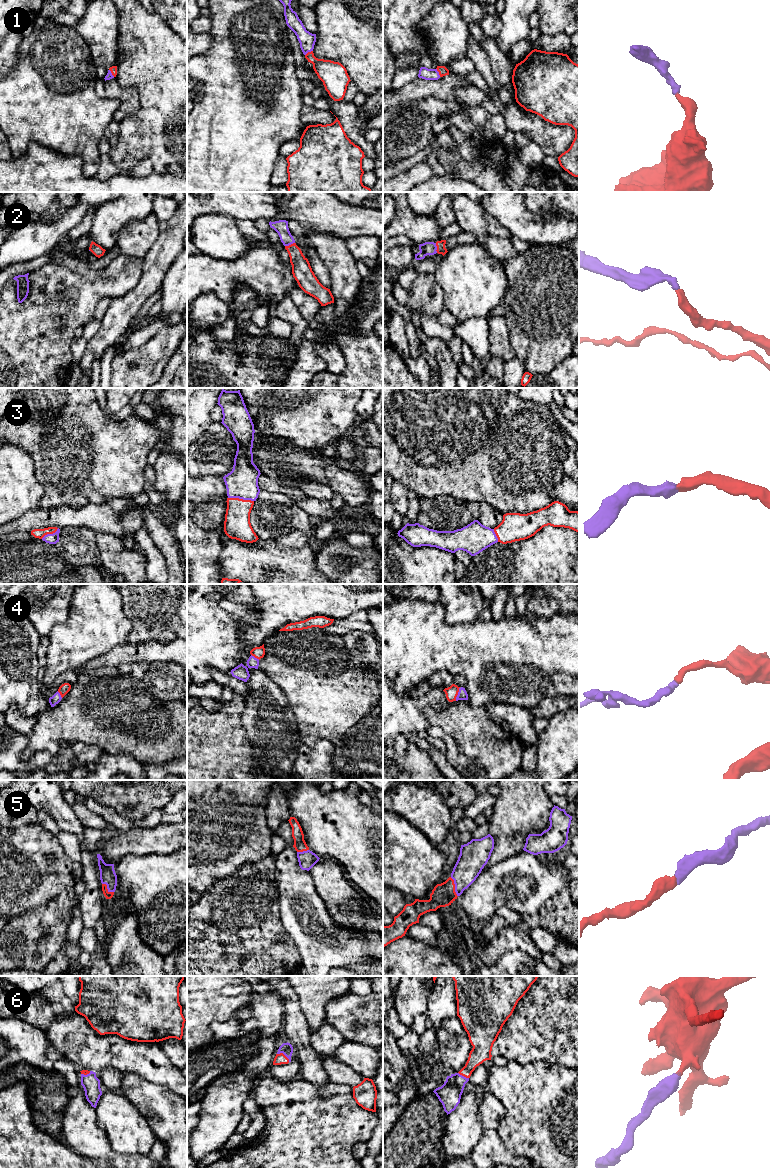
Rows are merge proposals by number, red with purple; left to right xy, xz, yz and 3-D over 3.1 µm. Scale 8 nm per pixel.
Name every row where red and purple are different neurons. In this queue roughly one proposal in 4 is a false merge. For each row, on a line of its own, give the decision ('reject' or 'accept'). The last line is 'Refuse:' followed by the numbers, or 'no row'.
1: accept
2: accept
3: accept
4: accept
5: accept
6: accept
Refuse: no row

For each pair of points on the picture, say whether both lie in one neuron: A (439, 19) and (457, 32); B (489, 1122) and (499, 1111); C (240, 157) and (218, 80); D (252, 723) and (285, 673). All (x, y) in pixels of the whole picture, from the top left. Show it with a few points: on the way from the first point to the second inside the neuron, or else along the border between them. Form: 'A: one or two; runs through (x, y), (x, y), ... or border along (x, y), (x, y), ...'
A: one; runs through (444, 22), (448, 22), (452, 27)
B: one; runs through (491, 1119), (496, 1114)
C: one; runs through (237, 138), (237, 102), (234, 99)
D: two; border along (259, 669), (279, 687), (289, 705)

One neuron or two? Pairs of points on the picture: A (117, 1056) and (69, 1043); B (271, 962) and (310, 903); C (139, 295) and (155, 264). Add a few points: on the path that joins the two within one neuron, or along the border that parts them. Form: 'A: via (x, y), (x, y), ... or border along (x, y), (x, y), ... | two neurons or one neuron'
A: via (105, 1051), (90, 1051), (81, 1044) | one neuron
B: border along (280, 912), (283, 929), (291, 937), (300, 955) | two neurons
C: via (146, 287), (152, 279), (153, 272) | one neuron

